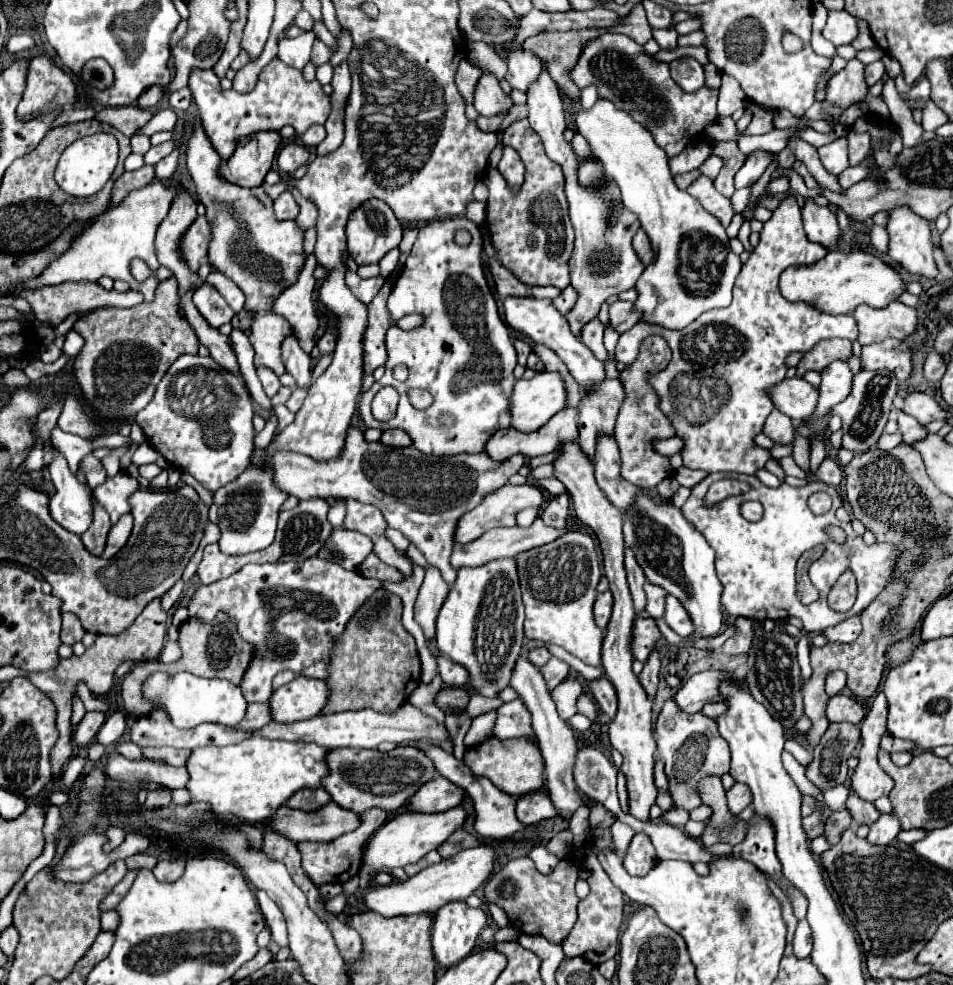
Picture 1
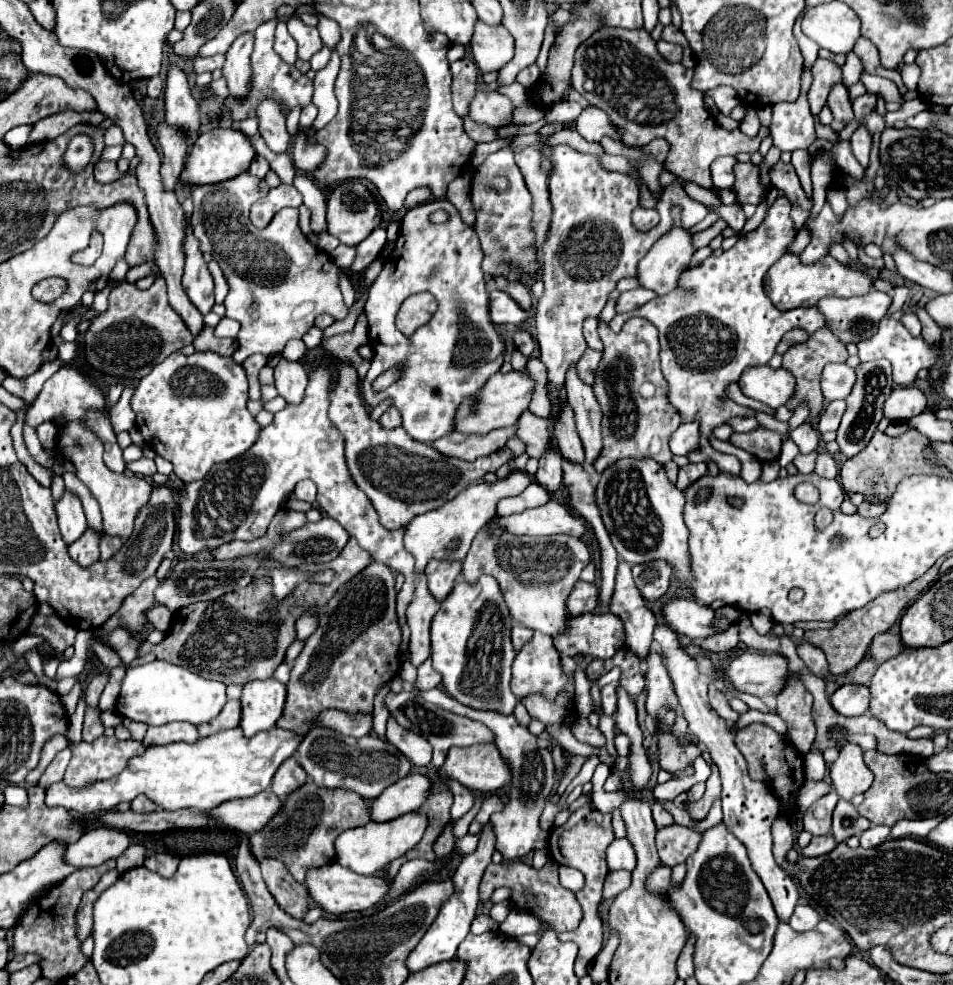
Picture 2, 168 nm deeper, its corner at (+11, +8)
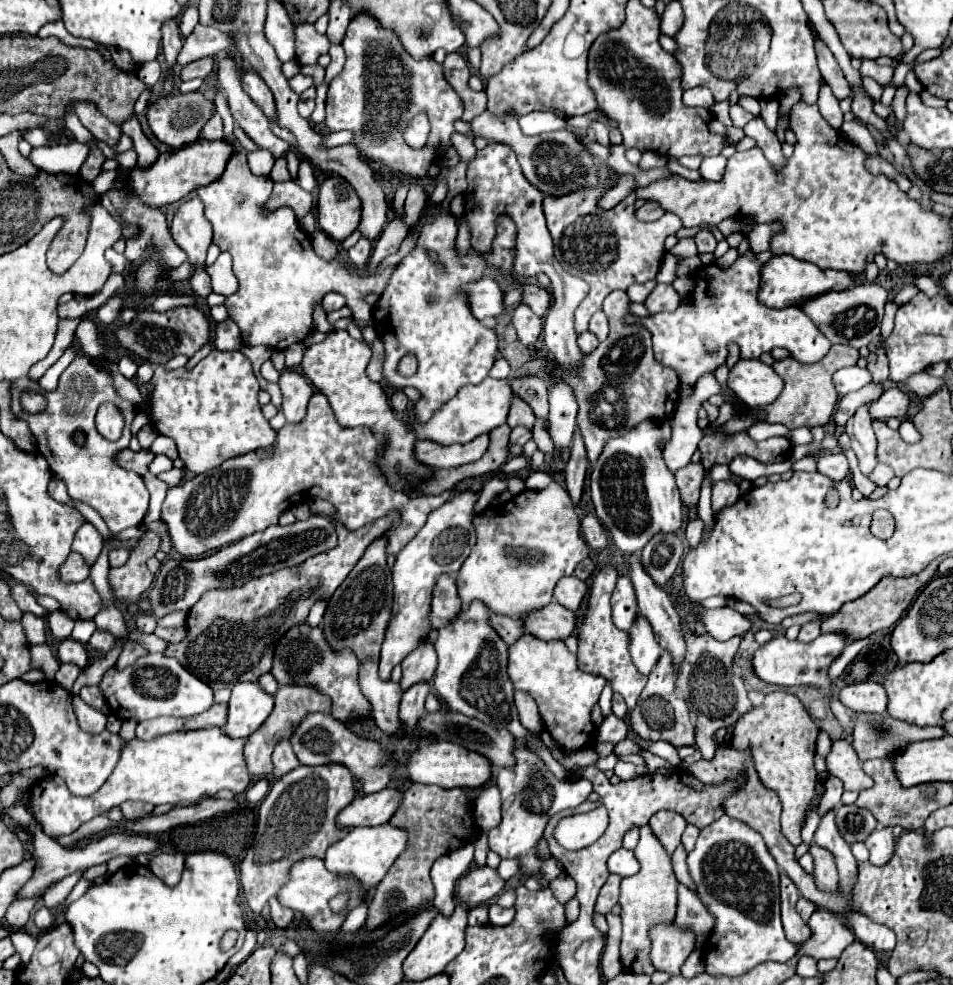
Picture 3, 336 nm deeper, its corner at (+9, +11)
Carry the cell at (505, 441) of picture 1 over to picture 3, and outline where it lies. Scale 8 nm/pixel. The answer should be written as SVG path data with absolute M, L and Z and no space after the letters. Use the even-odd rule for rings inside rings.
M483 434L467 444L451 444L451 446L439 446L435 442L419 440L413 446L417 462L429 466L429 468L455 468L469 462L479 460L489 446L489 436Z

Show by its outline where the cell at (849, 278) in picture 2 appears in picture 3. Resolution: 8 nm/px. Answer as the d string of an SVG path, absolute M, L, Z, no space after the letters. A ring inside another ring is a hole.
M773 256L769 262L761 266L757 300L767 308L799 306L805 298L813 298L829 290L845 290L851 284L853 284L853 276L841 270L821 270L819 266L813 266L811 262L801 262L793 256Z

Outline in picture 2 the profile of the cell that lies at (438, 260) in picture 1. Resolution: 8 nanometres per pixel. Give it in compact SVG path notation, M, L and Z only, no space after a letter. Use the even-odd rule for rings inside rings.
M447 199L431 201L405 213L397 243L369 291L365 313L369 319L369 343L375 355L367 377L361 381L361 397L371 409L391 399L393 407L399 409L403 417L403 429L415 441L433 443L453 433L459 405L463 405L465 399L477 401L483 385L503 365L505 343L489 319L489 295L481 261L483 251L479 239L475 231L463 223L459 211ZM437 209L449 213L447 223L437 225L429 221L429 215ZM423 291L431 293L439 307L427 325L407 337L395 327L397 309L409 295ZM393 367L401 367L399 379L385 391L373 393L373 379Z

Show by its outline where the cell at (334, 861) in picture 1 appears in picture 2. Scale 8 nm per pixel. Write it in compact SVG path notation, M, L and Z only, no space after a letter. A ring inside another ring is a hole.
M313 781L293 791L285 807L255 835L251 835L251 851L257 859L277 857L285 861L291 875L303 883L307 869L335 863L335 837L351 827L359 827L371 821L367 803L353 791L347 789L323 789Z

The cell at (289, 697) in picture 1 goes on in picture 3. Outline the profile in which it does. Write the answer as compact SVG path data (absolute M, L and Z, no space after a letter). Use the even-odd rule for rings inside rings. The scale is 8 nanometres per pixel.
M237 682L231 688L231 698L227 706L229 718L223 726L223 732L229 738L247 738L271 714L273 698L265 694L257 682Z

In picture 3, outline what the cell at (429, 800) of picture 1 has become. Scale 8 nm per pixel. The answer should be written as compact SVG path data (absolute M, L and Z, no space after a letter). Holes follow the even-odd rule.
M385 788L381 792L355 798L347 810L337 814L337 826L353 828L353 826L381 826L387 824L395 814L401 802L401 792L395 788Z

